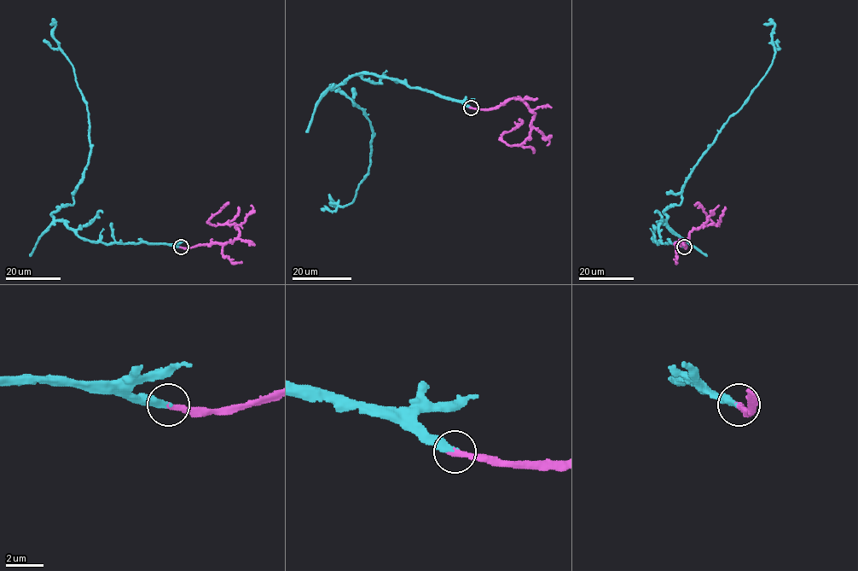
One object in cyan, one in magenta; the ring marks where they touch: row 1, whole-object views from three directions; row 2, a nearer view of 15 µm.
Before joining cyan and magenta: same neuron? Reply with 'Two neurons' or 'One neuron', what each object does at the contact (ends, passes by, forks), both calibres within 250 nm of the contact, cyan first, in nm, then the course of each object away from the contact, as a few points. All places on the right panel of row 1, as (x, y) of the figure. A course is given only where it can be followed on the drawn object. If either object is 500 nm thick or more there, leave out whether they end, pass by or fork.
One neuron. At the ring cyan ends. At the ring magenta ends. Thickness 360 nm (cyan) against 340 nm. Course of cyan: (684, 247), (656, 242), (654, 230), (663, 212), (681, 203), (691, 170), (772, 62), (774, 24), (763, 24). Course of magenta: (684, 247), (685, 245), (675, 243), (682, 242), (692, 231), (718, 225), (707, 217), (698, 203), (694, 205)

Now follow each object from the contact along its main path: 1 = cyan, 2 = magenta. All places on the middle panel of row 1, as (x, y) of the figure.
1: (471, 107), (370, 73), (331, 84), (366, 114), (373, 137), (368, 172), (355, 199), (333, 206), (329, 194)
2: (471, 107), (519, 98), (533, 113), (530, 135), (507, 144), (501, 136), (518, 119)

